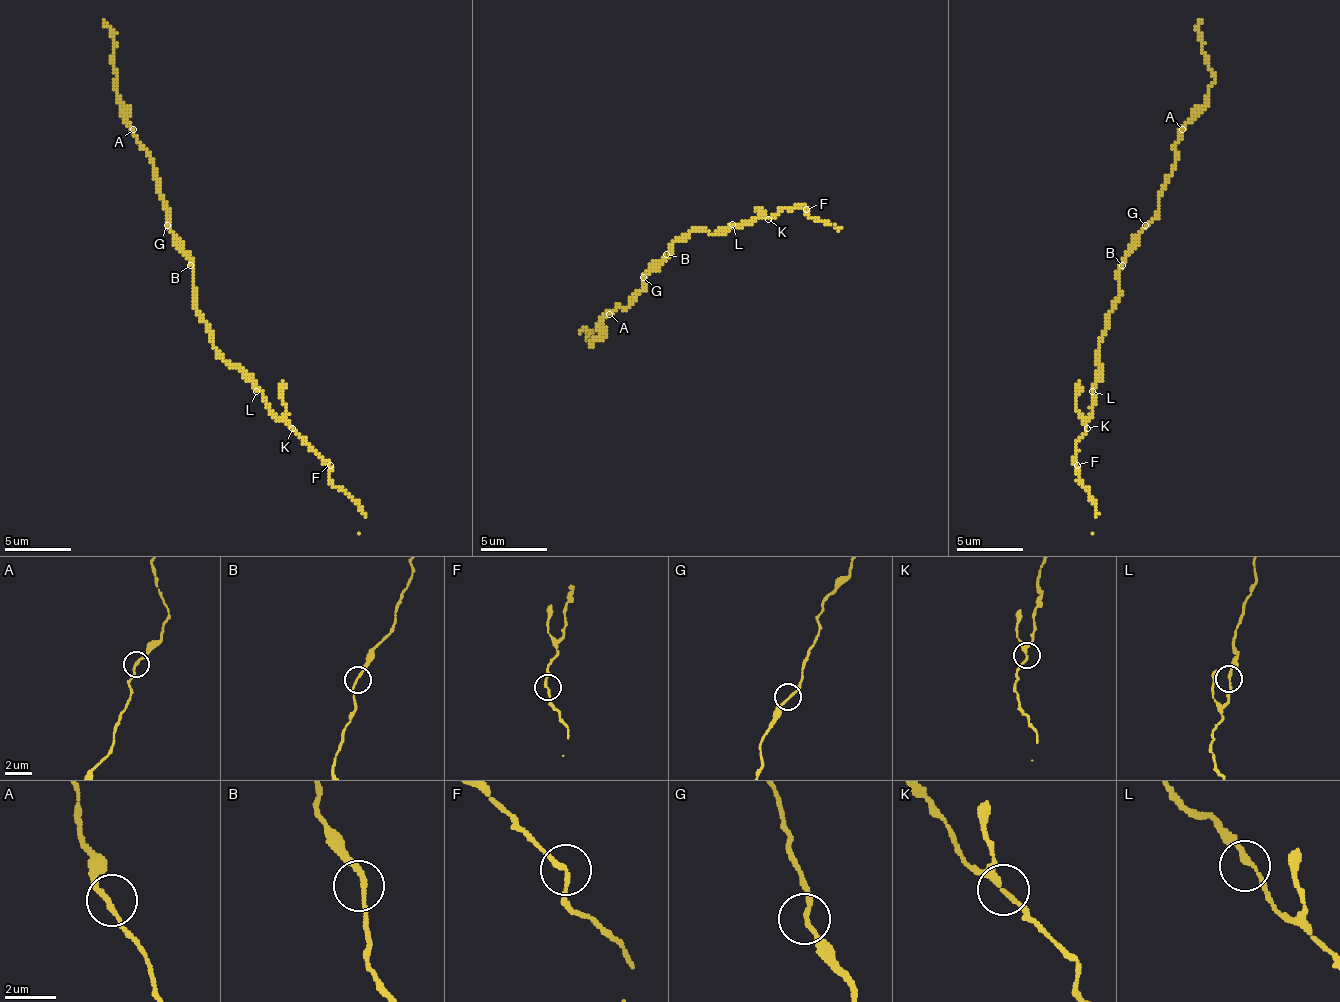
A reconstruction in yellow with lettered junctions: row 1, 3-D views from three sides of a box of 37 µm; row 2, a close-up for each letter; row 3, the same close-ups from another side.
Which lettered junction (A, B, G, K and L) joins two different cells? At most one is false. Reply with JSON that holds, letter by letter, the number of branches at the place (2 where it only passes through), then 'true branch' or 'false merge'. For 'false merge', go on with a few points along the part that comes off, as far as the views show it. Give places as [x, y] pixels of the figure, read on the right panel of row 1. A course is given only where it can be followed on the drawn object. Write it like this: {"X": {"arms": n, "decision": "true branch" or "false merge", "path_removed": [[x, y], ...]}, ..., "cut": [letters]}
{"A": {"arms": 2, "decision": "true branch"}, "B": {"arms": 2, "decision": "true branch"}, "G": {"arms": 2, "decision": "true branch"}, "K": {"arms": 3, "decision": "true branch"}, "L": {"arms": 2, "decision": "true branch"}, "cut": []}

